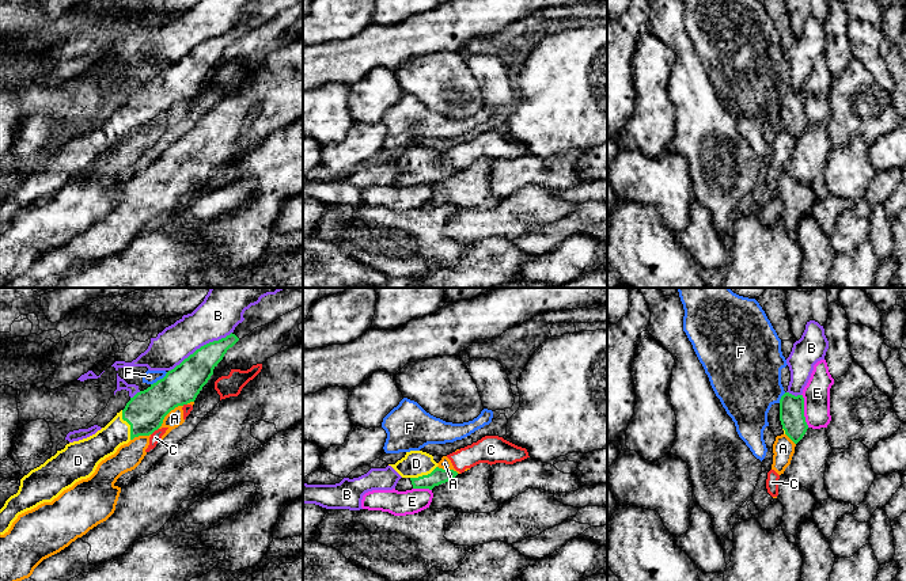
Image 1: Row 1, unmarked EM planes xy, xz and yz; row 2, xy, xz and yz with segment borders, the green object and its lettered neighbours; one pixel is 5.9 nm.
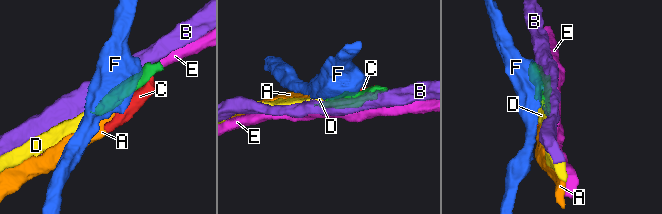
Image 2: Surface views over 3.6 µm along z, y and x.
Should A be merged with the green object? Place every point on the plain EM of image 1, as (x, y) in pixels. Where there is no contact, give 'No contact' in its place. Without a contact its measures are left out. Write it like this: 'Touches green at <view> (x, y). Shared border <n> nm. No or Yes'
Touches green at xy (167, 109). Shared border 200 nm. No

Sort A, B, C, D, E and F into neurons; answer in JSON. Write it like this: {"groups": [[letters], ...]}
{"groups": [["A", "C"], ["B"], ["D"], ["E"], ["F"]]}

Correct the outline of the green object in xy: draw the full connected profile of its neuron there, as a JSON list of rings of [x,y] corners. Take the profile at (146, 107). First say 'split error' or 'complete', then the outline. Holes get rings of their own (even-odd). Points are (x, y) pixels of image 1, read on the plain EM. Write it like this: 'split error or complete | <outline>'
split error | [[[231,29],[201,42],[163,75],[130,94],[125,105],[105,124],[87,134],[67,140],[24,171],[18,189],[0,205],[0,231],[8,228],[19,210],[52,198],[76,178],[90,174],[98,160],[114,151],[121,141],[134,133],[152,130],[171,106],[194,98],[213,65],[238,37]]]

